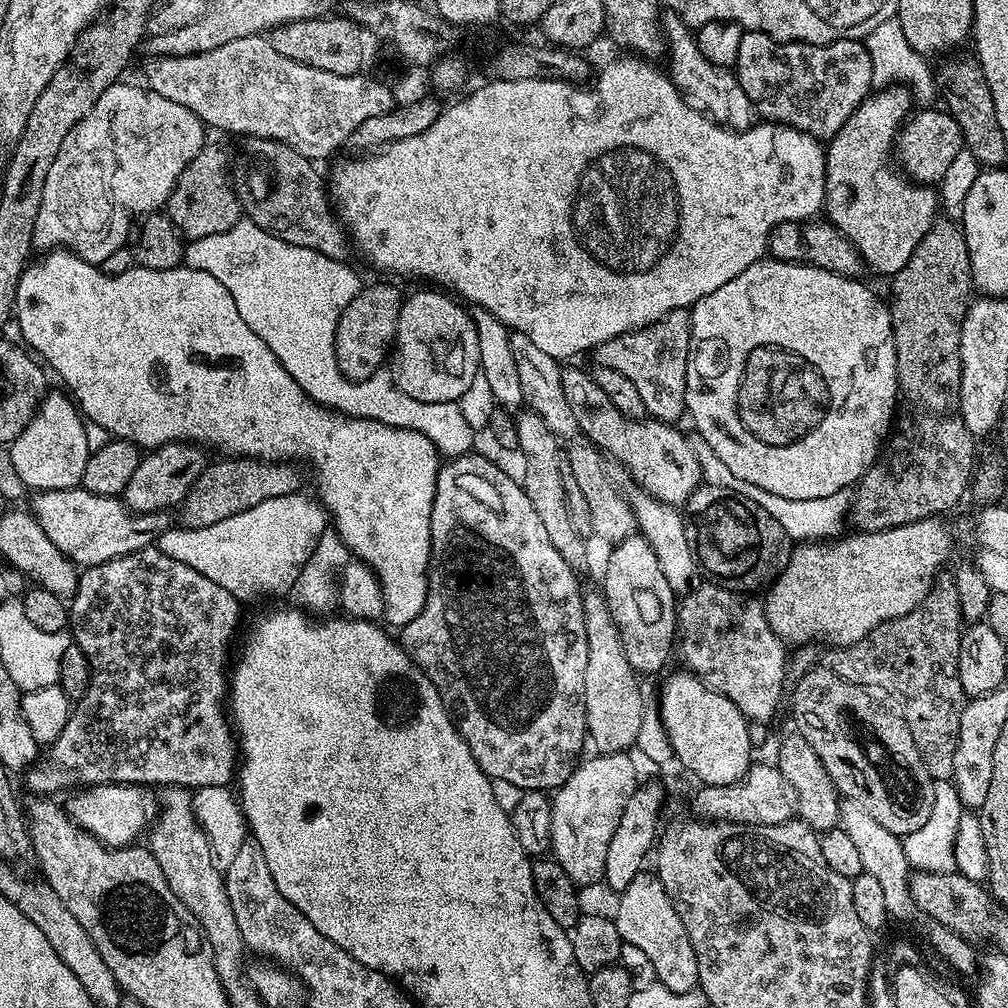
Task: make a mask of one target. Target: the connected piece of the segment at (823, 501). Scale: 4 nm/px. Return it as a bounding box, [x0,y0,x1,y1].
[693,439,850,542]

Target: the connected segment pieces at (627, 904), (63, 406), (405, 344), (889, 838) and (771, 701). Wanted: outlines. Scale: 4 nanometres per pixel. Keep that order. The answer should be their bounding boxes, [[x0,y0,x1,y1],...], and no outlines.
[[614,870,699,992],[10,391,90,492],[390,291,481,402],[839,798,918,921],[677,584,786,723]]

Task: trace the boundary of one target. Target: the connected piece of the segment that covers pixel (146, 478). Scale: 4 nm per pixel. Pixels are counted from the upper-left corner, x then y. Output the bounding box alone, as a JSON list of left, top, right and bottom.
[122,442,210,513]

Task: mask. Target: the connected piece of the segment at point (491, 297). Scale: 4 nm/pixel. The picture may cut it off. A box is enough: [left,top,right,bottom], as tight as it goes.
[330,54,826,361]

